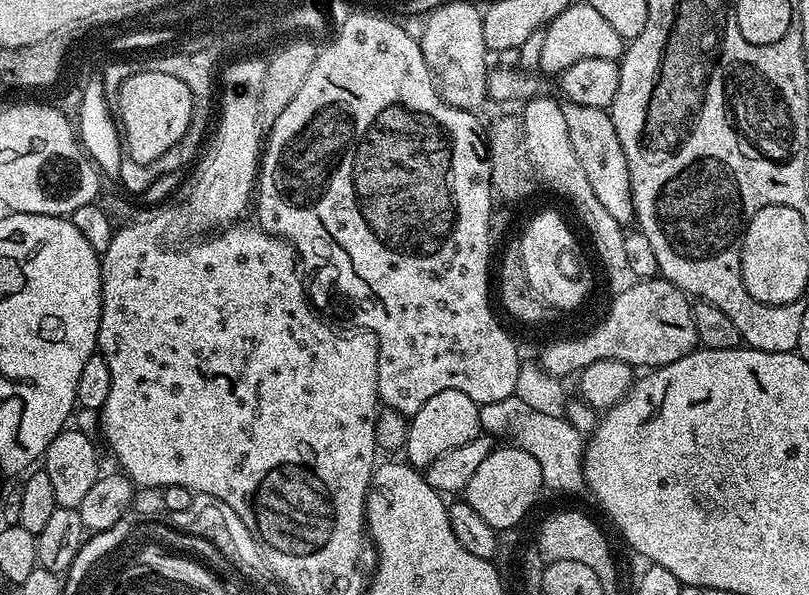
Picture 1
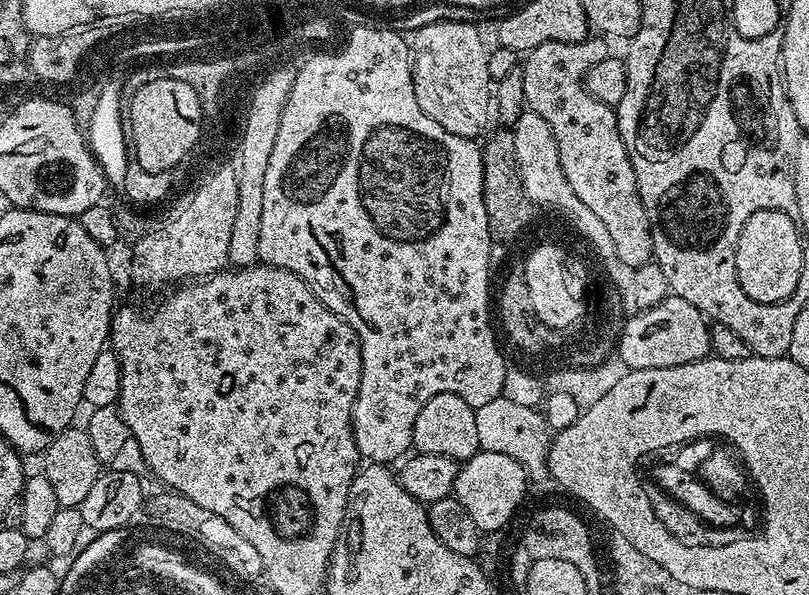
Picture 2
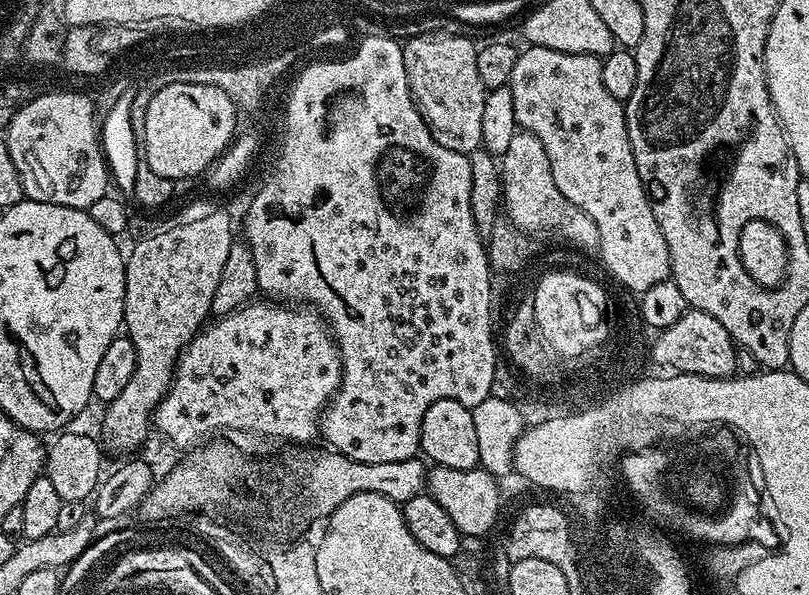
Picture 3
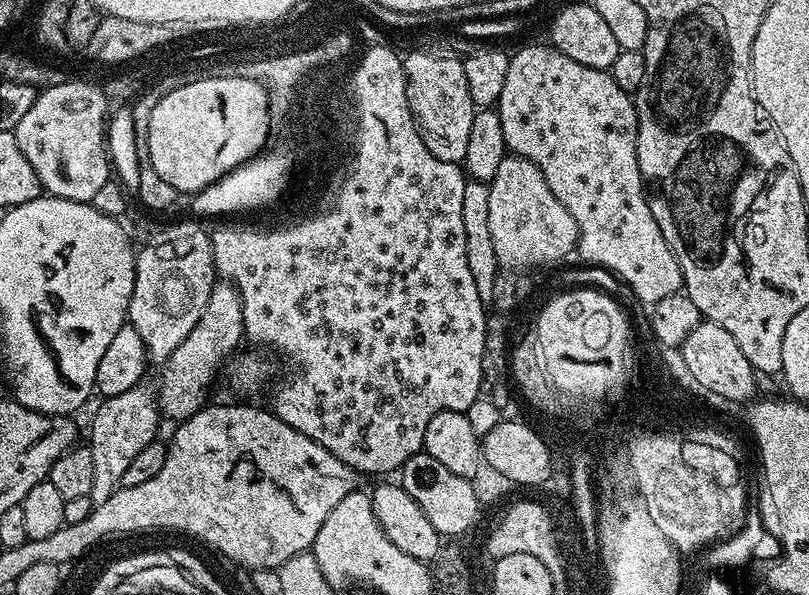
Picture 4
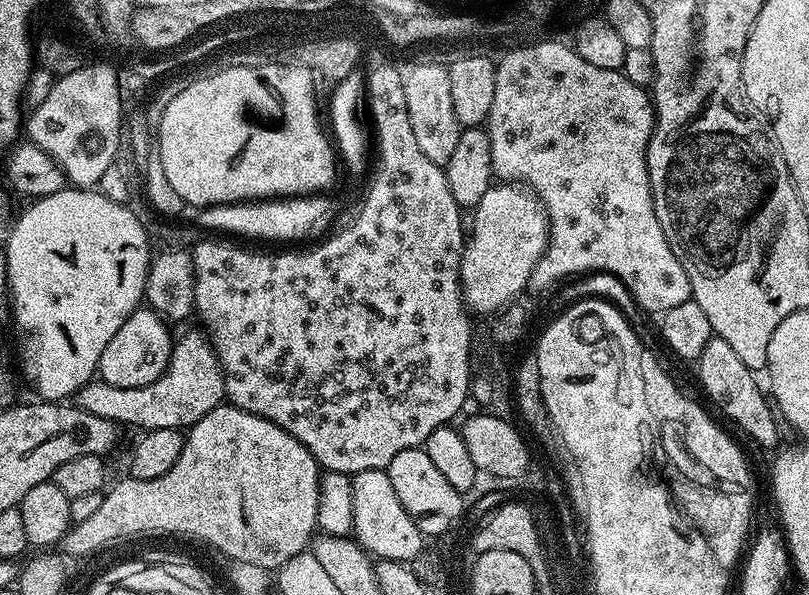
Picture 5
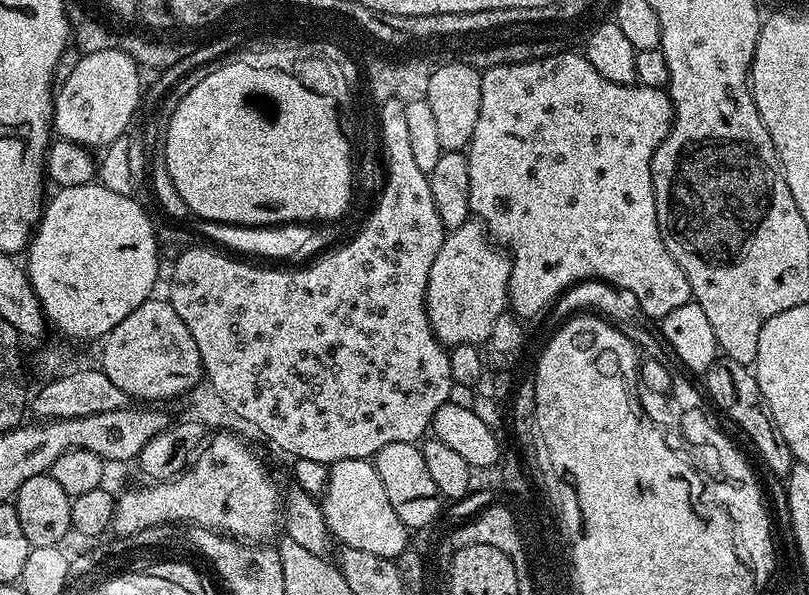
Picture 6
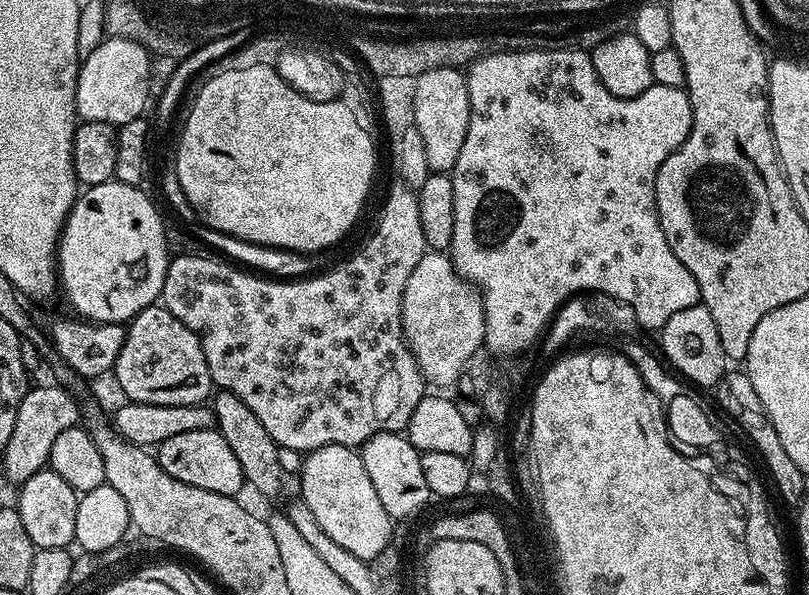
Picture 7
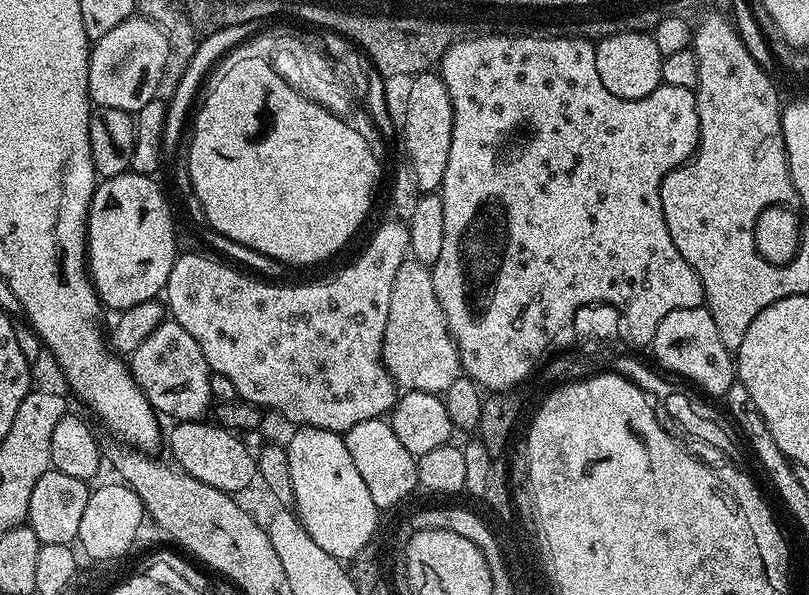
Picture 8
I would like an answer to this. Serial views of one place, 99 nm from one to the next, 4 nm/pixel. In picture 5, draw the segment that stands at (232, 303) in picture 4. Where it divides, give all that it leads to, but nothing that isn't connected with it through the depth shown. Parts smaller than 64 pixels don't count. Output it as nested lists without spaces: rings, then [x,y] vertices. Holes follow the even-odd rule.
[[[203,331],[188,332],[172,346],[172,361],[168,371],[163,372],[150,386],[123,388],[110,386],[105,380],[93,378],[76,391],[76,407],[90,414],[98,414],[113,420],[117,426],[133,424],[144,432],[179,428],[187,430],[195,426],[210,410],[225,403],[224,372],[212,349],[212,342]]]

